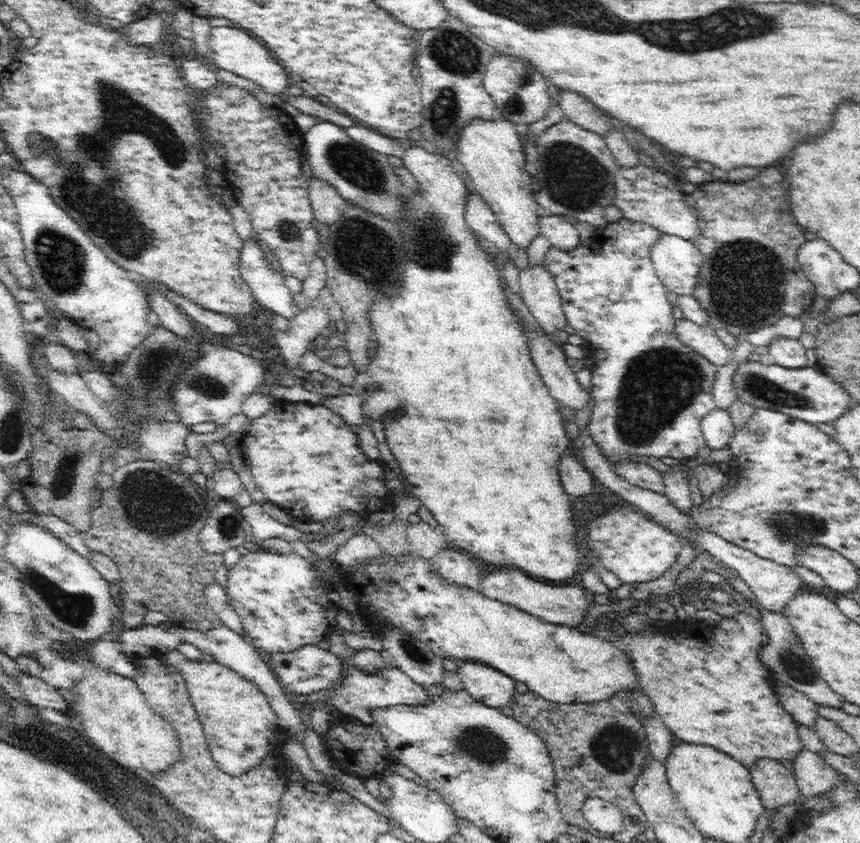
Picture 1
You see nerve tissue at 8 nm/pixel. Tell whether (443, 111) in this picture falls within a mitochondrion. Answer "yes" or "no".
yes

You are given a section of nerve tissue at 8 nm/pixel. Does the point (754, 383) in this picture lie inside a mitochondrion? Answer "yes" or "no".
yes

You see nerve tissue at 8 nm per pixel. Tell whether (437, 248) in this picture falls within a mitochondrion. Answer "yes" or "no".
yes

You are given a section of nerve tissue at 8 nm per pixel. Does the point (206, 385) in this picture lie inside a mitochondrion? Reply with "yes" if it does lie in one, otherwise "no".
yes

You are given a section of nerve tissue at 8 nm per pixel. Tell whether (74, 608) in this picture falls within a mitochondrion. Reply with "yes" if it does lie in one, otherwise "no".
yes

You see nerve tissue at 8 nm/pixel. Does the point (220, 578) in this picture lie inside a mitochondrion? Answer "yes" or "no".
no

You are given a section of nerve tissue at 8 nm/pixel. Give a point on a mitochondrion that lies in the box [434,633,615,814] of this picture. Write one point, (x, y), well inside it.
(481, 744)

